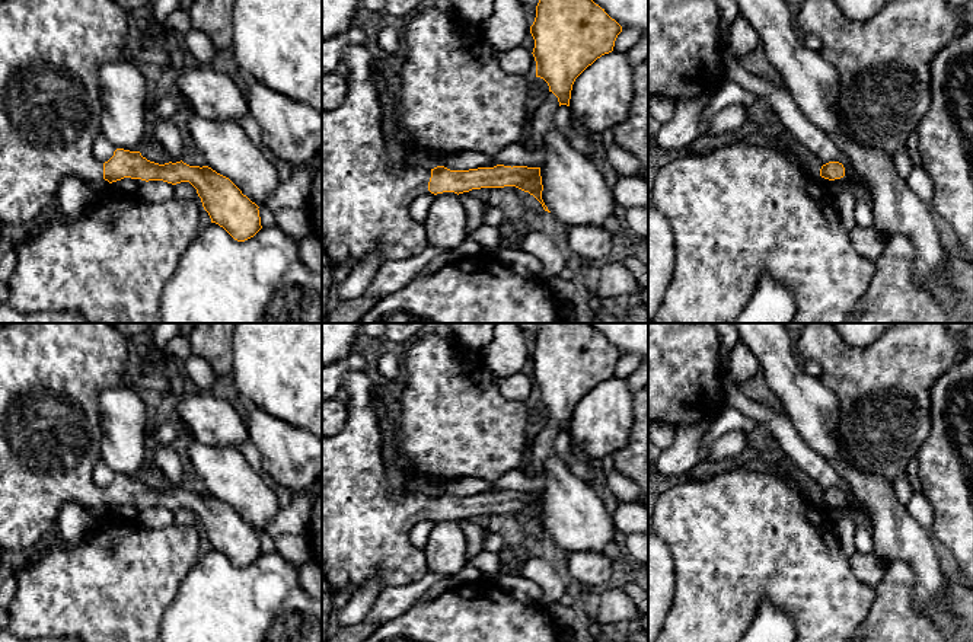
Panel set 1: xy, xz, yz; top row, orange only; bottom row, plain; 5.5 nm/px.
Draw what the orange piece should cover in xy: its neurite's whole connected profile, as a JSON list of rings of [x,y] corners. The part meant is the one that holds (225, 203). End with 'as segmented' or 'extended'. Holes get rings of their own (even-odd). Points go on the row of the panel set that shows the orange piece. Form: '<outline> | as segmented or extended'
[[[1,0],[0,1],[0,223],[26,226],[31,227],[38,223],[54,205],[57,205],[57,192],[64,178],[76,176],[80,181],[89,183],[92,181],[105,179],[109,183],[121,181],[124,178],[141,179],[141,181],[163,181],[172,185],[181,182],[189,182],[201,198],[204,210],[208,213],[211,223],[223,227],[235,240],[245,242],[253,237],[261,229],[259,207],[252,202],[242,191],[226,176],[217,173],[208,166],[189,166],[186,163],[165,163],[159,165],[147,160],[140,151],[130,151],[117,148],[114,156],[101,163],[93,156],[93,144],[101,135],[101,116],[102,116],[102,100],[99,95],[99,71],[106,63],[124,60],[125,52],[125,35],[133,16],[128,15],[114,0]]] | extended

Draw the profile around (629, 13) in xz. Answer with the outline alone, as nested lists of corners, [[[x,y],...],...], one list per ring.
[[[593,0],[622,29],[639,29],[642,38],[648,35],[648,0]]]

